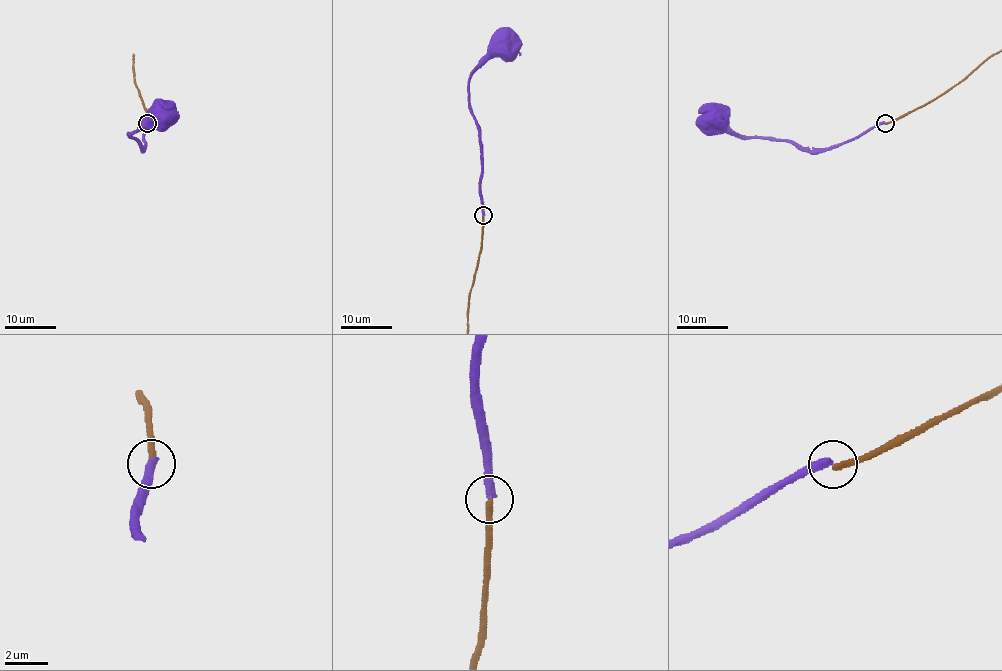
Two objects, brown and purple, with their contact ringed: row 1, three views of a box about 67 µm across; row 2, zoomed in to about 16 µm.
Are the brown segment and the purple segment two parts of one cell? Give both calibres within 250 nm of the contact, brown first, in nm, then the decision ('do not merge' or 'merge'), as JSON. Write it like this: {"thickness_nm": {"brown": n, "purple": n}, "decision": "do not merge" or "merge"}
{"thickness_nm": {"brown": 280, "purple": 380}, "decision": "do not merge"}

